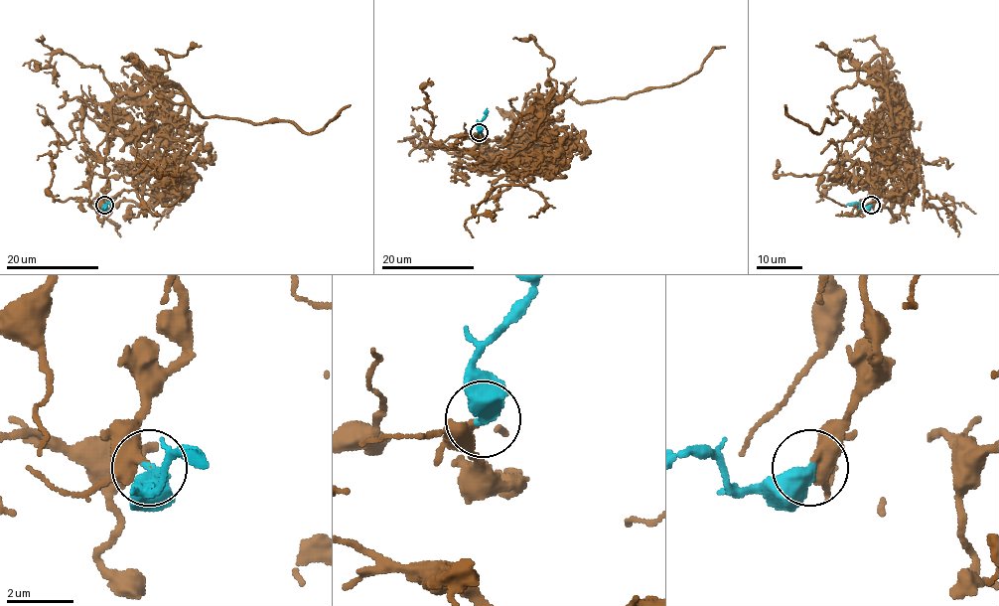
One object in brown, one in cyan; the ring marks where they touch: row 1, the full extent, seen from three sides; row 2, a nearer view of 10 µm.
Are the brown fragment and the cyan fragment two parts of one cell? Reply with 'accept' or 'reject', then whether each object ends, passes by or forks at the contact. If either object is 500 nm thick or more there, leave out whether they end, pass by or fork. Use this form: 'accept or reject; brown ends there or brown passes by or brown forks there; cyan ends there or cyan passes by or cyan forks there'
accept

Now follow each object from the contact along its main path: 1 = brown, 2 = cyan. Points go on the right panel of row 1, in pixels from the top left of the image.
1: (871, 205), (884, 82), (840, 87), (833, 104), (841, 116), (818, 133), (784, 104)
2: (871, 205), (863, 208), (856, 203), (847, 204)

